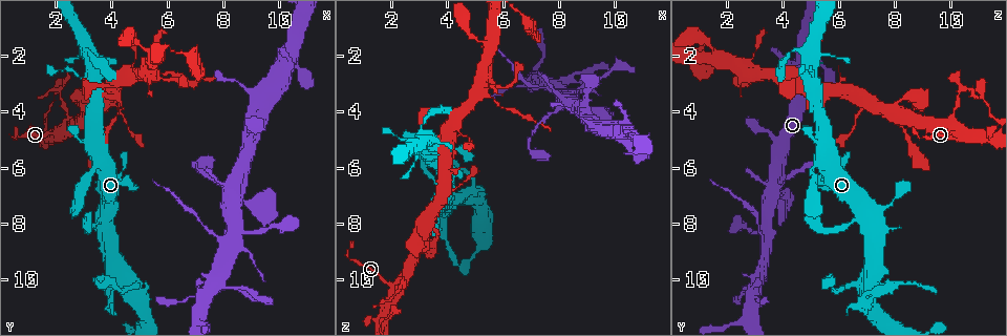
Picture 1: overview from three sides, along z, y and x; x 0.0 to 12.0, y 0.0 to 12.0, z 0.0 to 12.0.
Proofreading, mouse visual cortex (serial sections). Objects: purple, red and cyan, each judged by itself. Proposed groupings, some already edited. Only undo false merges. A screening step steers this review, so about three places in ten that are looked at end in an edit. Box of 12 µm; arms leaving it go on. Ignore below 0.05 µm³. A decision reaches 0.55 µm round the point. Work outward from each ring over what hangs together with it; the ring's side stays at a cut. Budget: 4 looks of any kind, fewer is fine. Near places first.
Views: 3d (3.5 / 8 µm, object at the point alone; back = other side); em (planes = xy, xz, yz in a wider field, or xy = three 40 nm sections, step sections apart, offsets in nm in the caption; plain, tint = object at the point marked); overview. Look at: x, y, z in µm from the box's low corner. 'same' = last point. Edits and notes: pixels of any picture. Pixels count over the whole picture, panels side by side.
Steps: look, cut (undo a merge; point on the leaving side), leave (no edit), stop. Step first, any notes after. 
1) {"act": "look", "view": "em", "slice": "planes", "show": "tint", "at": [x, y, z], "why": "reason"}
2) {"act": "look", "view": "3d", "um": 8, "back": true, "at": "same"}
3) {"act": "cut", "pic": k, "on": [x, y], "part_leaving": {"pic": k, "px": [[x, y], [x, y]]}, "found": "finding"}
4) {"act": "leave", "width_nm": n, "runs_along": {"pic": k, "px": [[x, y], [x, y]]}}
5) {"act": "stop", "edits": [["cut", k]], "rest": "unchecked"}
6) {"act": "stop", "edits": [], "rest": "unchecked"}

{"act": "look", "view": "3d", "um": 8, "at": [7.2, 8.0, 3.1], "why": "a narrow waist"}

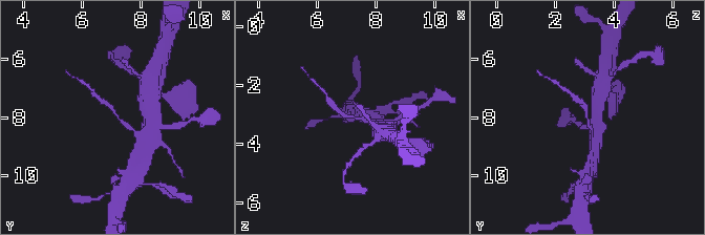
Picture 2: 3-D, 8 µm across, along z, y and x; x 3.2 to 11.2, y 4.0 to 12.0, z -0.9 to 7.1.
{"act": "look", "view": "em", "slice": "xy", "step": 1, "show": "tint", "at": [7.2, 8.1, 3.1], "arm_widths_nm": [150, 200]}

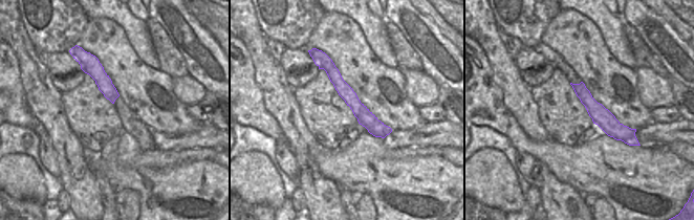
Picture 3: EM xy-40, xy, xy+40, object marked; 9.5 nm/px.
{"act": "cut", "pic": 2, "on": [584, 106], "part_leaving": {"pic": 2, "px": [[589, 125], [583, 104], [574, 97]]}, "found": "two cells meet here"}

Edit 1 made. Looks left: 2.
{"act": "look", "view": "3d", "um": 3.5, "at": [4.2, 3.0, 4.1], "why": "four arms meet"}

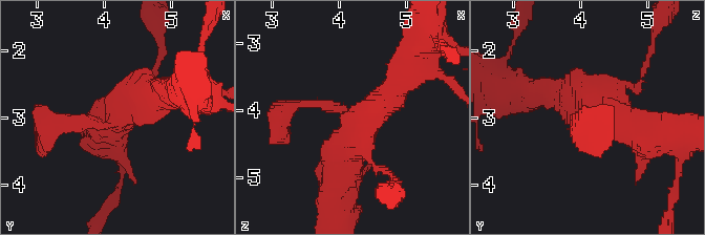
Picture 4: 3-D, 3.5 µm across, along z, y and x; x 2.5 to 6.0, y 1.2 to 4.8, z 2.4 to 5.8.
{"act": "look", "view": "em", "slice": "xy", "step": 3, "show": "tint", "at": [4.15, 3.05, 4.10], "arms": 4, "arm_widths_nm": [100, 150, 400, 600], "why": "need the tissue"}

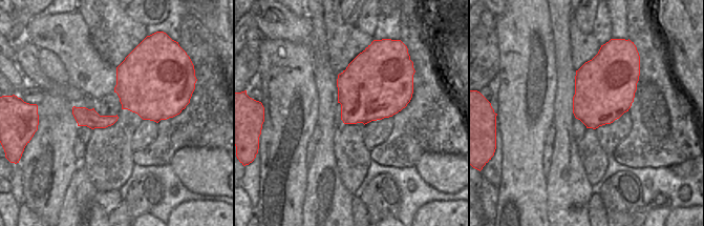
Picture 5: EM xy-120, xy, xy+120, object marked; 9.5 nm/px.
{"act": "leave", "runs_along": {"pic": 4, "px": [[339, 182], [342, 152], [407, 77]]}, "found": "one cell here"}

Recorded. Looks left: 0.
{"act": "stop", "edits": [["cut", 2]], "rest": "unchecked"}

